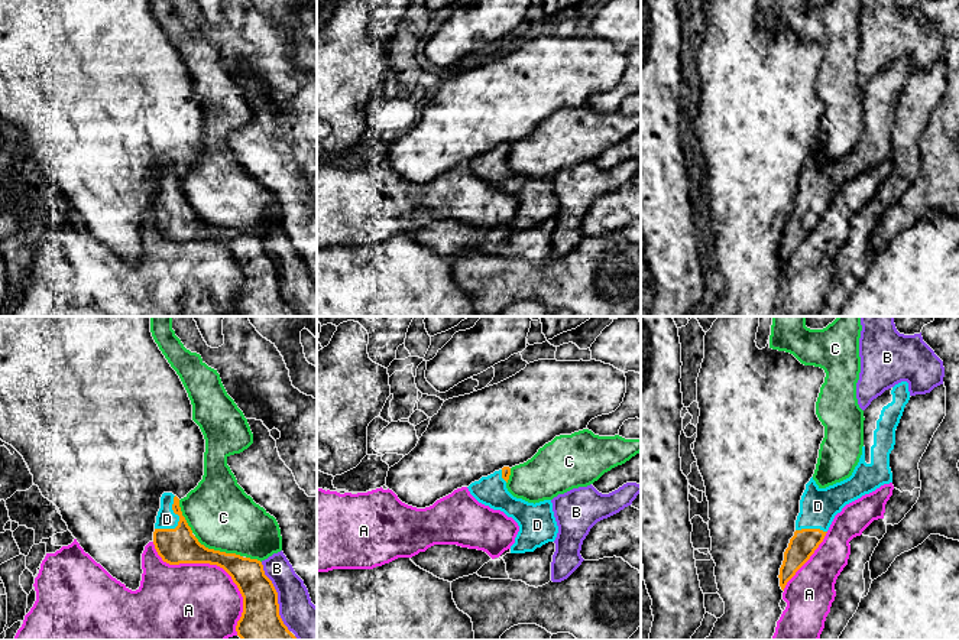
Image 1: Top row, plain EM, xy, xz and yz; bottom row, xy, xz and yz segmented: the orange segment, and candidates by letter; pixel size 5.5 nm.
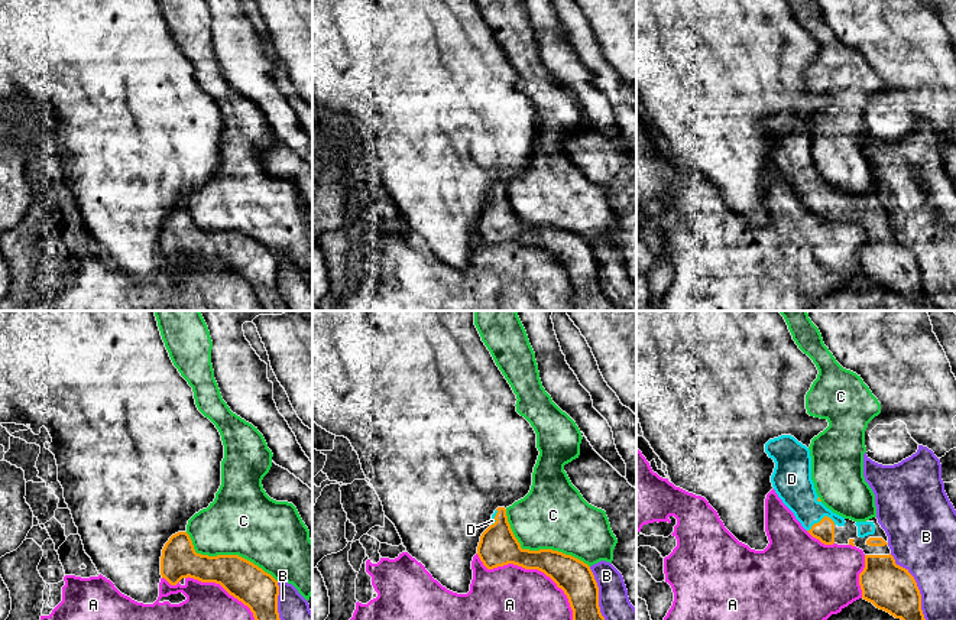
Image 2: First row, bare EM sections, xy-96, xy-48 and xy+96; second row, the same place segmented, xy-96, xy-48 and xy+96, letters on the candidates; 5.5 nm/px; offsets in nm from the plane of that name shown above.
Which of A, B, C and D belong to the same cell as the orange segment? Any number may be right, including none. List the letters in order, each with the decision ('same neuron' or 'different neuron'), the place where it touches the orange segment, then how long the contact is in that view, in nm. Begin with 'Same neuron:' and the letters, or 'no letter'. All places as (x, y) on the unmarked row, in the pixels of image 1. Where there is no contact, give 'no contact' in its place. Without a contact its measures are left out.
Same neuron: D
A: different neuron | xy (217, 241) | 700 nm
B: different neuron | xy (276, 273) | 420 nm
C: different neuron | xy (219, 227) | 300 nm
D: same neuron | xy (178, 198) | 220 nm

